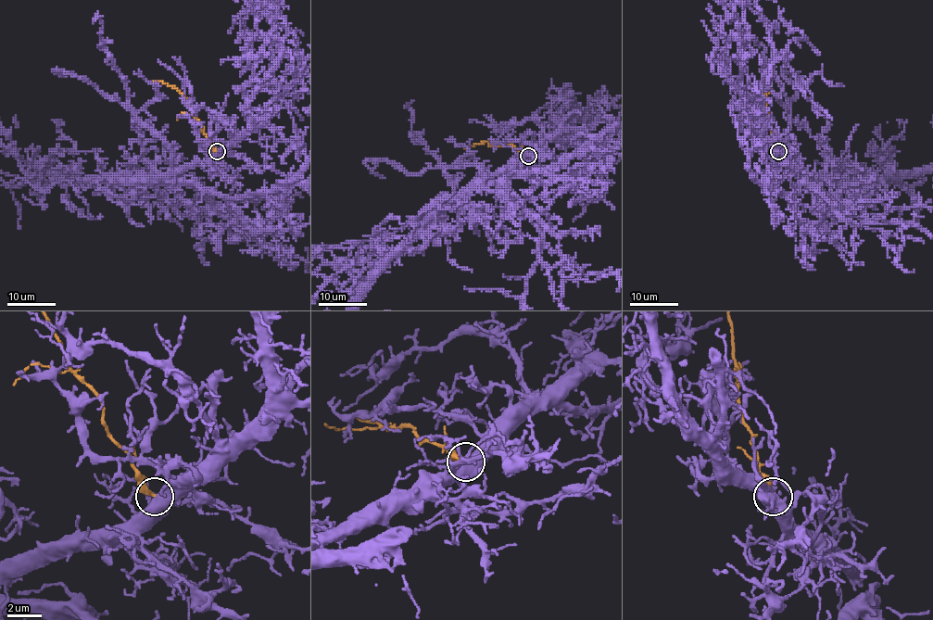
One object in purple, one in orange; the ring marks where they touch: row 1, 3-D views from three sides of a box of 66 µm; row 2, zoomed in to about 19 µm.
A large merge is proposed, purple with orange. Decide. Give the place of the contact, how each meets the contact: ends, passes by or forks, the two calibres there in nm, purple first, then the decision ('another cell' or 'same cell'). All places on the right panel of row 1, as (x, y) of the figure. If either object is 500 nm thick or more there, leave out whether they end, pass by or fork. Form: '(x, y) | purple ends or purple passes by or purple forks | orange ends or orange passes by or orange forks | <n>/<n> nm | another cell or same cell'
(778, 151) | 750/240 nm | another cell

